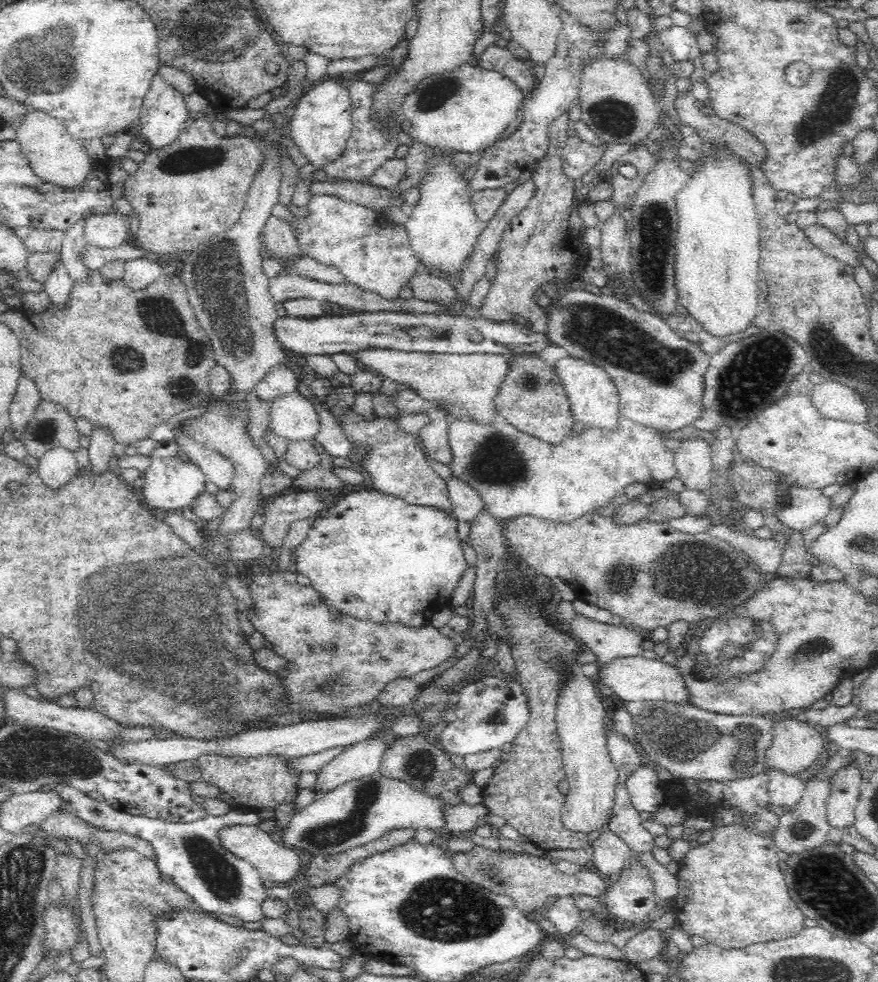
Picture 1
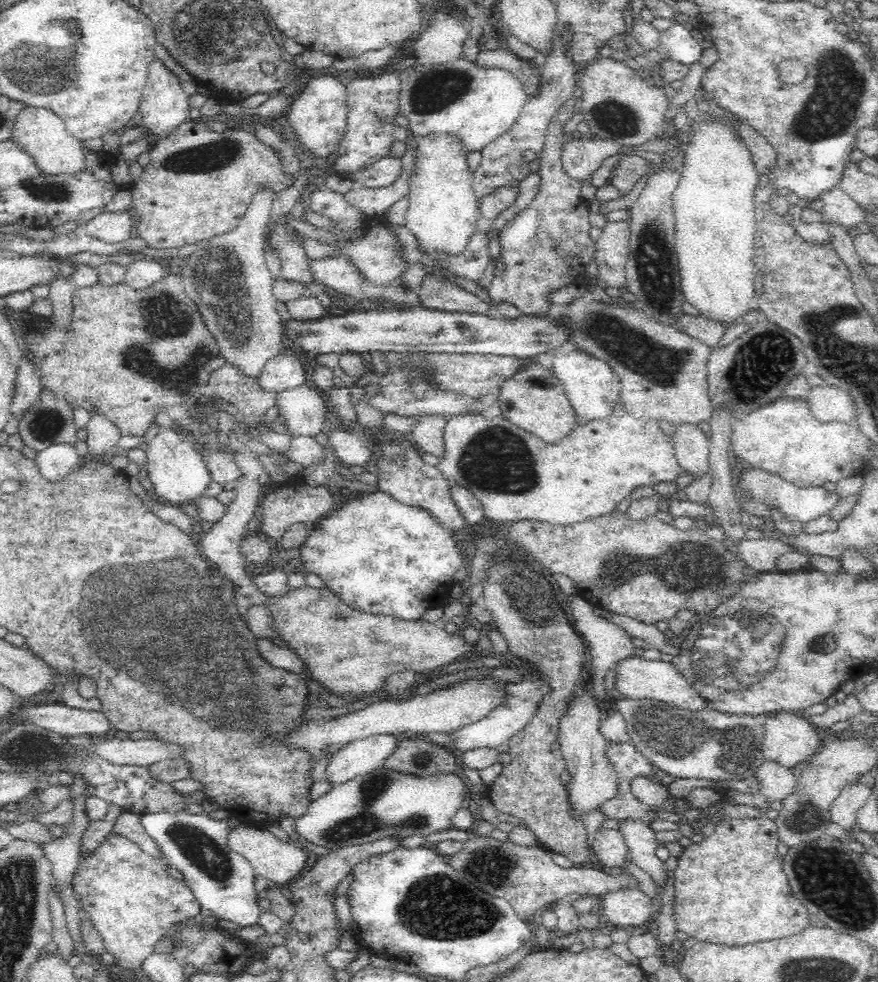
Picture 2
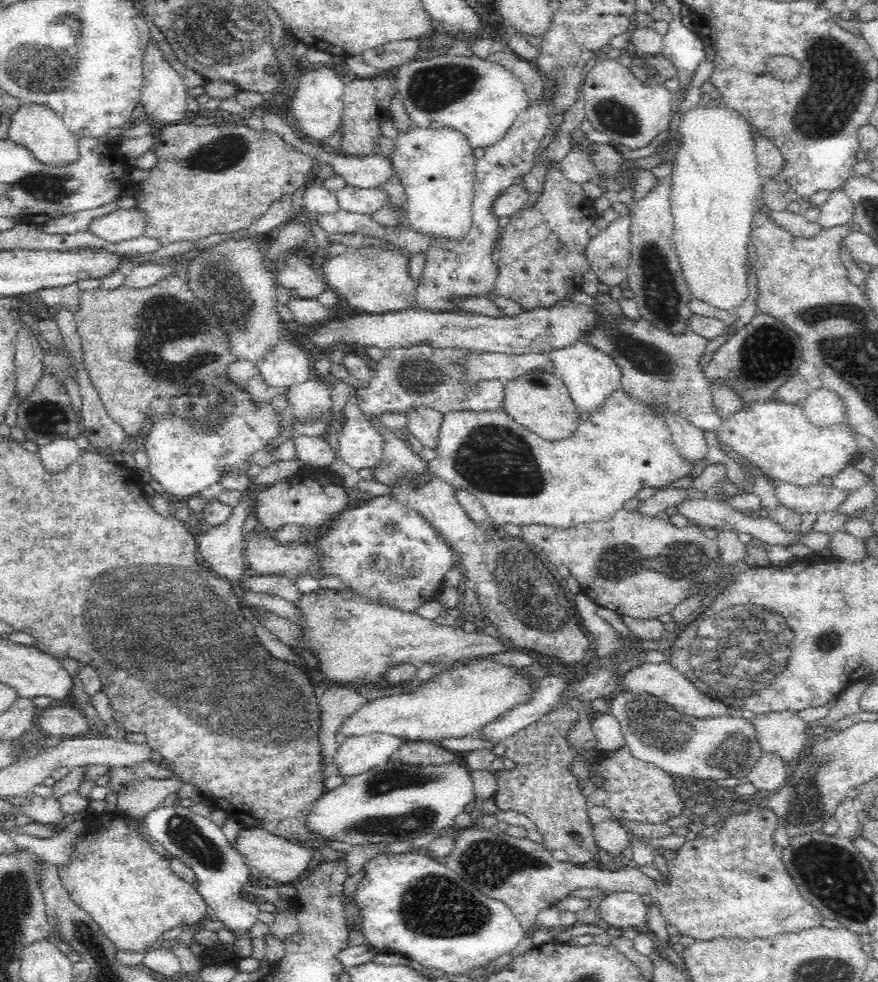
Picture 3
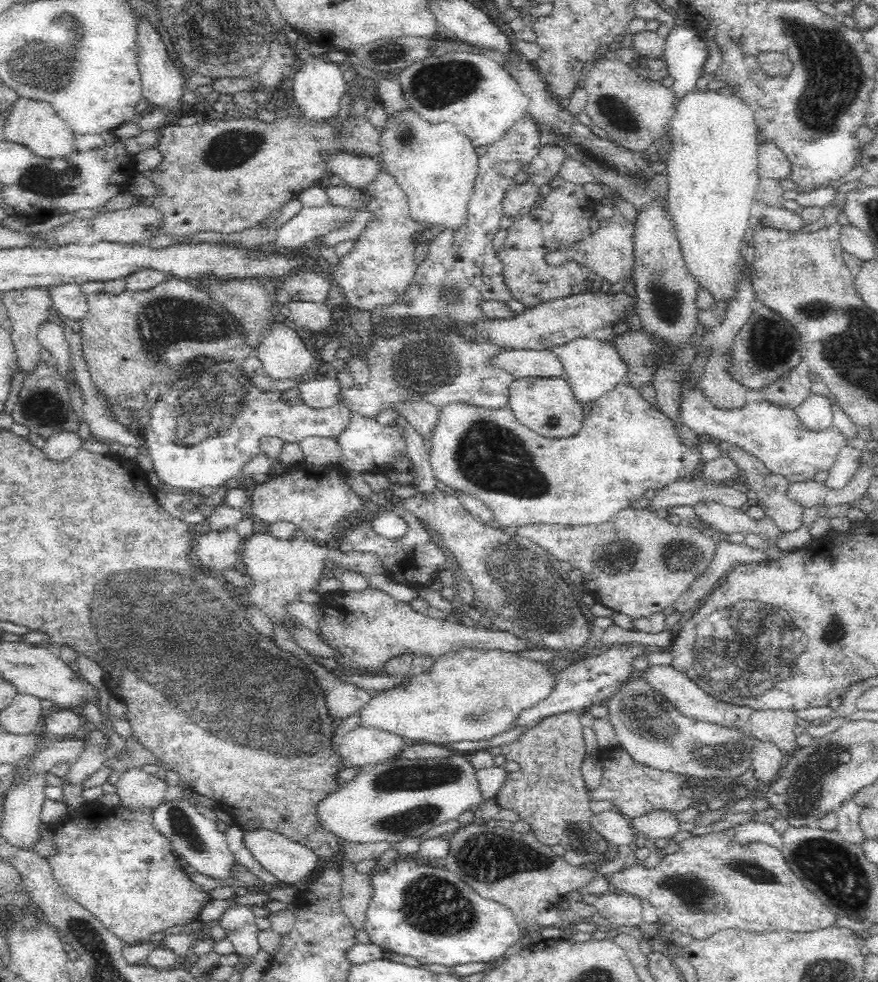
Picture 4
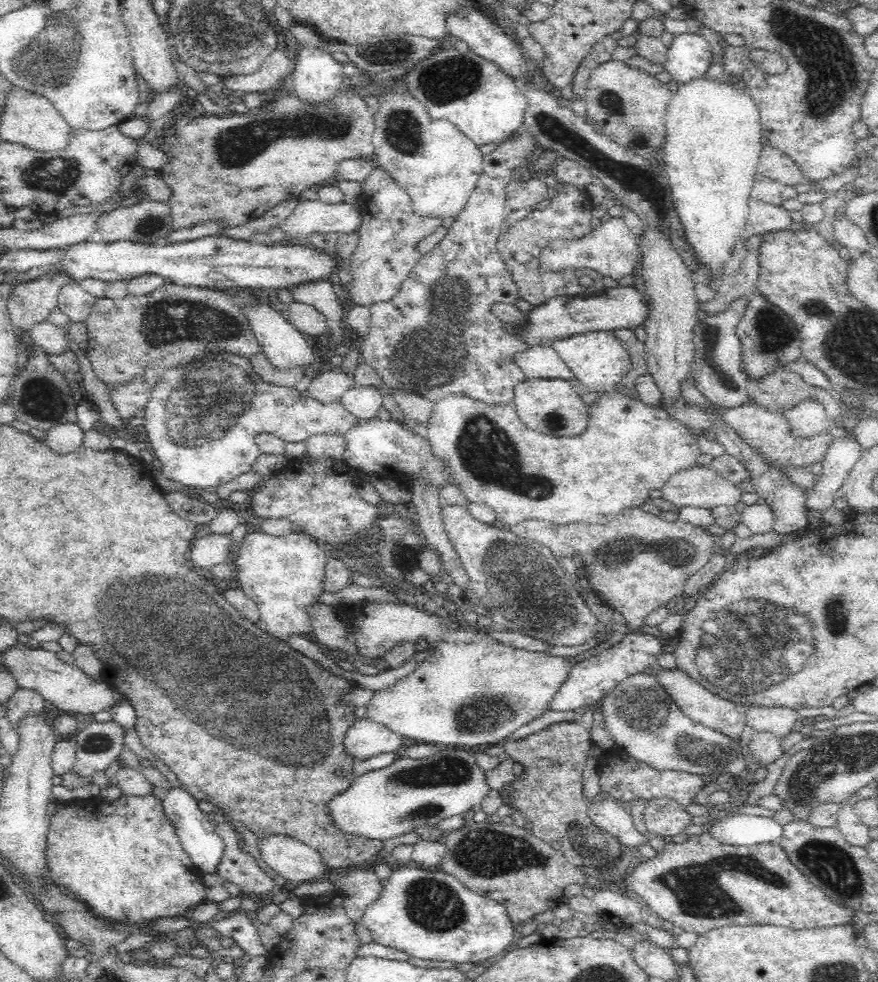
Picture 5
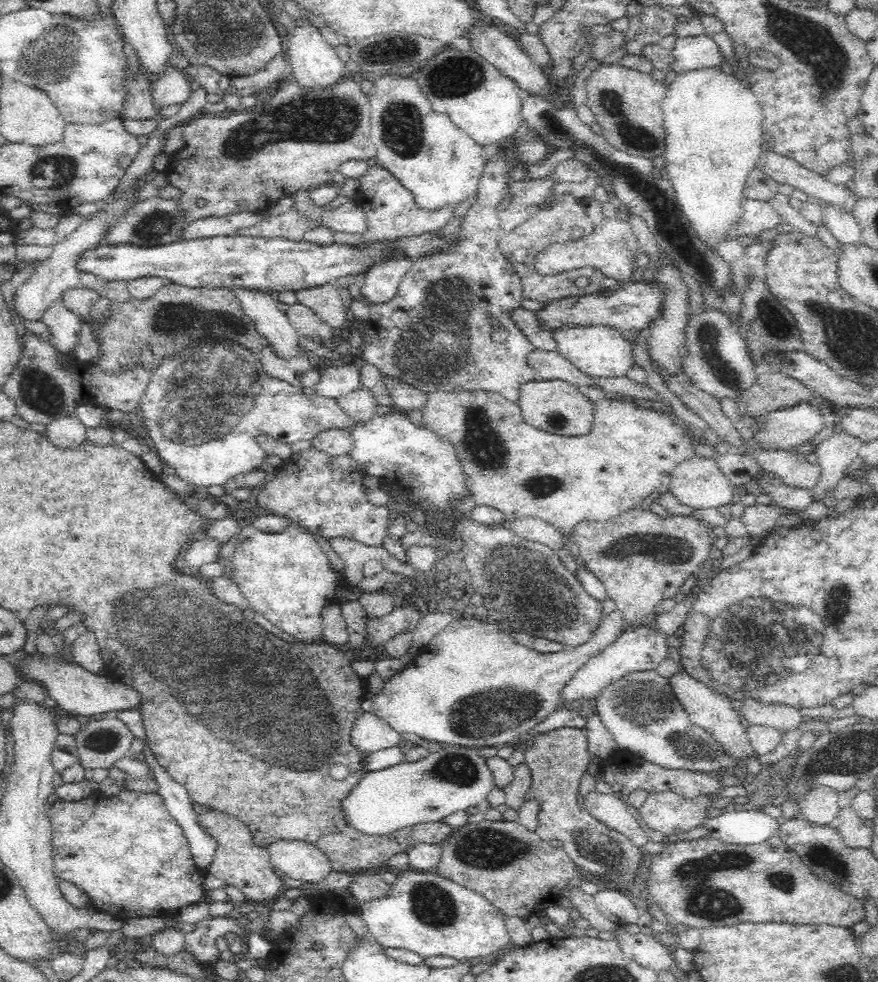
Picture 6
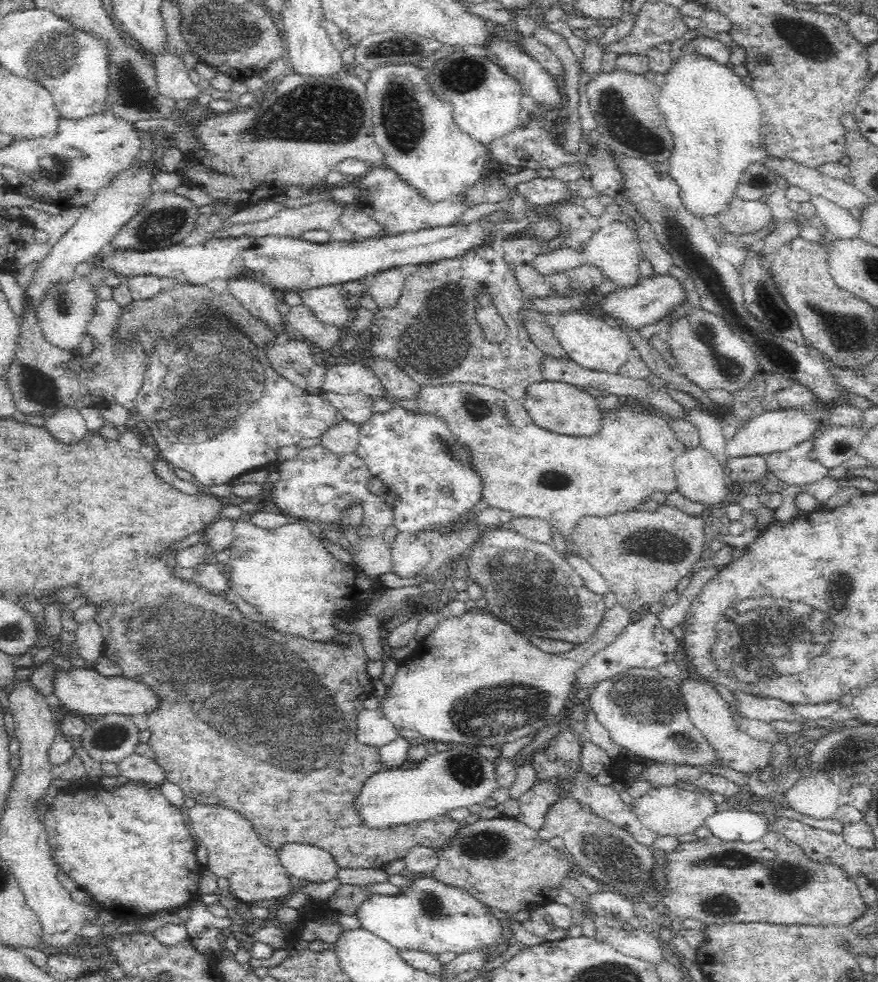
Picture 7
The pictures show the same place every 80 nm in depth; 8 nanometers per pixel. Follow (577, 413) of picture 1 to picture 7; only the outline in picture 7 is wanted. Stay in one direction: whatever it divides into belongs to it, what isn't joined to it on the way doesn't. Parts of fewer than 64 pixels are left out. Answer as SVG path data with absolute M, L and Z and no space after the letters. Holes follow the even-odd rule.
M574 311L561 313L552 321L553 334L570 355L570 360L590 370L616 373L633 351L627 335L610 325L603 316Z

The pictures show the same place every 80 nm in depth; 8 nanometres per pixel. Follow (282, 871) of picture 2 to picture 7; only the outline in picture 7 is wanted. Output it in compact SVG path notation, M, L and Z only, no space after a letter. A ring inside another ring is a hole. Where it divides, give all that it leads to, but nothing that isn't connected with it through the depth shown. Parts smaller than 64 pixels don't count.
M286 844L280 850L280 863L296 878L308 882L328 882L338 874L338 863L332 853L306 844Z

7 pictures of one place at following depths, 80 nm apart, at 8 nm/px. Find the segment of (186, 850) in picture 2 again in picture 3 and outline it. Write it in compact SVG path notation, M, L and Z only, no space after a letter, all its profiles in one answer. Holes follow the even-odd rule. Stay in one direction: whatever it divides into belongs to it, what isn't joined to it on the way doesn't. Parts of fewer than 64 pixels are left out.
M171 800L148 812L144 816L148 834L158 841L171 858L178 858L192 869L196 876L194 884L206 901L208 911L220 922L224 922L224 926L234 936L238 936L238 940L234 940L234 956L240 959L251 957L254 945L250 928L256 922L260 911L258 903L244 894L246 884L250 882L251 870L243 856L231 847L222 833L222 827L210 821L208 817L195 814L188 806L189 803Z

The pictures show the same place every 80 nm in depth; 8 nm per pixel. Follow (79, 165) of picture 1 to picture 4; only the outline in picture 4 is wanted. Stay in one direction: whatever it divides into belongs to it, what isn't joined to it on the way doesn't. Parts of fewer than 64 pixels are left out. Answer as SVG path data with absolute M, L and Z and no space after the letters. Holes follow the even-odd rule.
M17 96L9 108L1 139L26 146L33 154L43 158L66 158L66 154L74 152L73 131L58 116L55 108L46 101L32 100Z

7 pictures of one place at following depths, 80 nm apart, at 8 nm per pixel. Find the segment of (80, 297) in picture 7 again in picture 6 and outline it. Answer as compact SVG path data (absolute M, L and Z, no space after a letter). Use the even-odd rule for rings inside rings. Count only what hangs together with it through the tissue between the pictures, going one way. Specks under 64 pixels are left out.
M61 296L56 297L42 313L40 322L47 328L49 340L58 352L68 354L78 344L78 334L86 319L64 304Z

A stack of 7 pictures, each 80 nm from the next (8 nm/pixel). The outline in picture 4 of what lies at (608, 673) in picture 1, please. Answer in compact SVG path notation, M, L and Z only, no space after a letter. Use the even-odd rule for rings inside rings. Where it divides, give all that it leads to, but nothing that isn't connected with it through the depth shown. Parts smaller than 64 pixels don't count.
M654 665L649 666L640 672L645 680L657 691L662 693L670 704L673 704L678 711L684 716L700 721L704 724L707 723L728 728L729 730L746 730L749 724L751 708L746 706L738 706L722 699L711 697L698 684L695 684L688 676L682 672L675 670L671 665Z

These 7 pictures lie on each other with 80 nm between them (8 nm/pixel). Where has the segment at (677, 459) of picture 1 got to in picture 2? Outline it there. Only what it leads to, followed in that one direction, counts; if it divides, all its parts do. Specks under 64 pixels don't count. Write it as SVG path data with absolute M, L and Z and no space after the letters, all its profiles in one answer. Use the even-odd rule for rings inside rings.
M678 424L674 427L673 444L676 459L688 474L698 478L709 470L709 435L696 426Z

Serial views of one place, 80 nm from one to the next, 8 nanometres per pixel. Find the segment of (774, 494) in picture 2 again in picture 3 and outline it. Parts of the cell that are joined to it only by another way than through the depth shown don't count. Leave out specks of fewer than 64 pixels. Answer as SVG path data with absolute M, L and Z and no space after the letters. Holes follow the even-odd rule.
M777 479L772 481L774 481L776 497L780 499L780 502L801 515L837 510L838 506L855 491L854 489L838 489L834 486L826 487L820 482L808 486L798 486Z

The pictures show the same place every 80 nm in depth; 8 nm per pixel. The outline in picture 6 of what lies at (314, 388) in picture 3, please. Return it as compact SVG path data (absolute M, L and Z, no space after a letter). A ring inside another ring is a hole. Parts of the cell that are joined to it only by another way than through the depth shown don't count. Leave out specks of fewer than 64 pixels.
M328 366L321 373L320 382L316 386L316 396L335 399L362 388L362 372L358 366Z

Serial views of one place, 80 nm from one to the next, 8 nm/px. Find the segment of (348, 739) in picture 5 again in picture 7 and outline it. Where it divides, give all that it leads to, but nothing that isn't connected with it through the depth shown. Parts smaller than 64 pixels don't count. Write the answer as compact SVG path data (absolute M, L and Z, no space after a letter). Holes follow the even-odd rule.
M364 708L357 716L356 735L363 744L381 748L398 737L398 728L388 720L382 709Z

